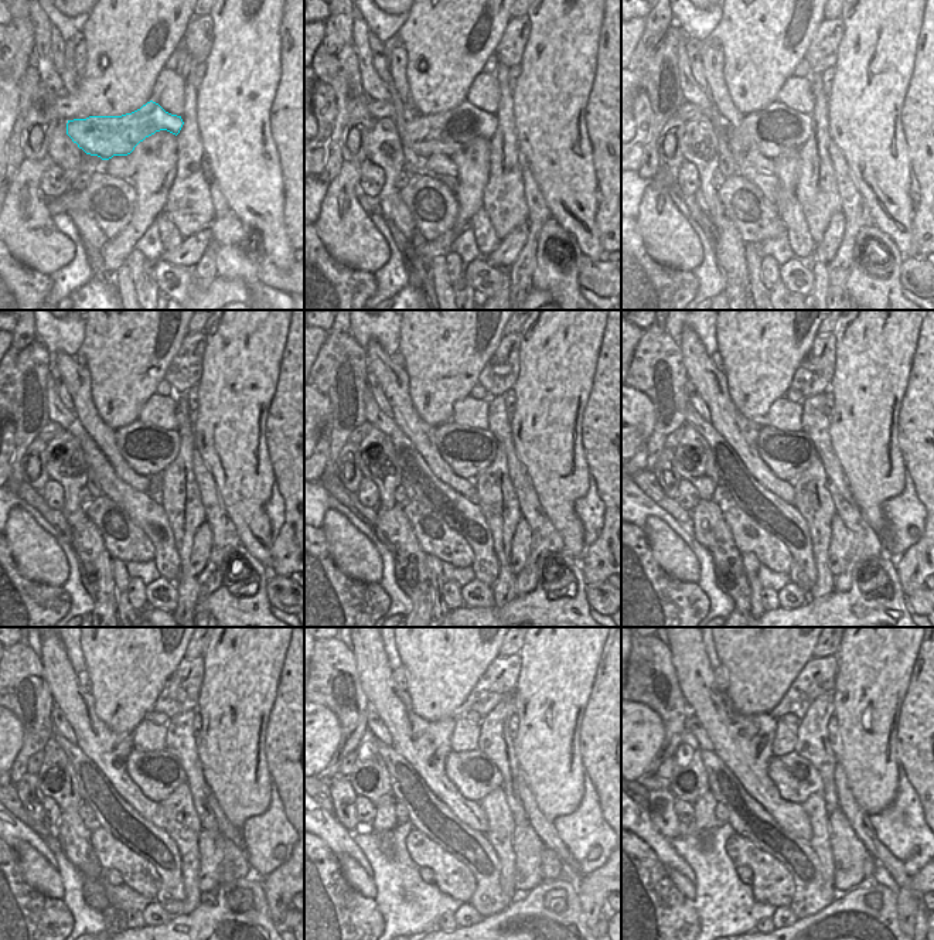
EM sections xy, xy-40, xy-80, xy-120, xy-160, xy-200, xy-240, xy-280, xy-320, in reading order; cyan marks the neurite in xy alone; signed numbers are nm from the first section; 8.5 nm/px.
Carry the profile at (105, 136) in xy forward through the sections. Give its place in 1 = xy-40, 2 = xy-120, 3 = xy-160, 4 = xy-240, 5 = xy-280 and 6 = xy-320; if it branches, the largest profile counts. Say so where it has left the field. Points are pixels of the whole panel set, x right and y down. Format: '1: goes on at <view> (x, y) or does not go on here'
1: goes on at xy-40 (446, 133)
2: goes on at xy-120 (149, 450)
3: goes on at xy-160 (469, 450)
4: goes on at xy-240 (157, 773)
5: goes on at xy-280 (474, 775)
6: goes on at xy-320 (796, 779)

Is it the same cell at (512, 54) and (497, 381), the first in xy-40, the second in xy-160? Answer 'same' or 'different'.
same

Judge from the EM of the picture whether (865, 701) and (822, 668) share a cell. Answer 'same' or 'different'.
different

